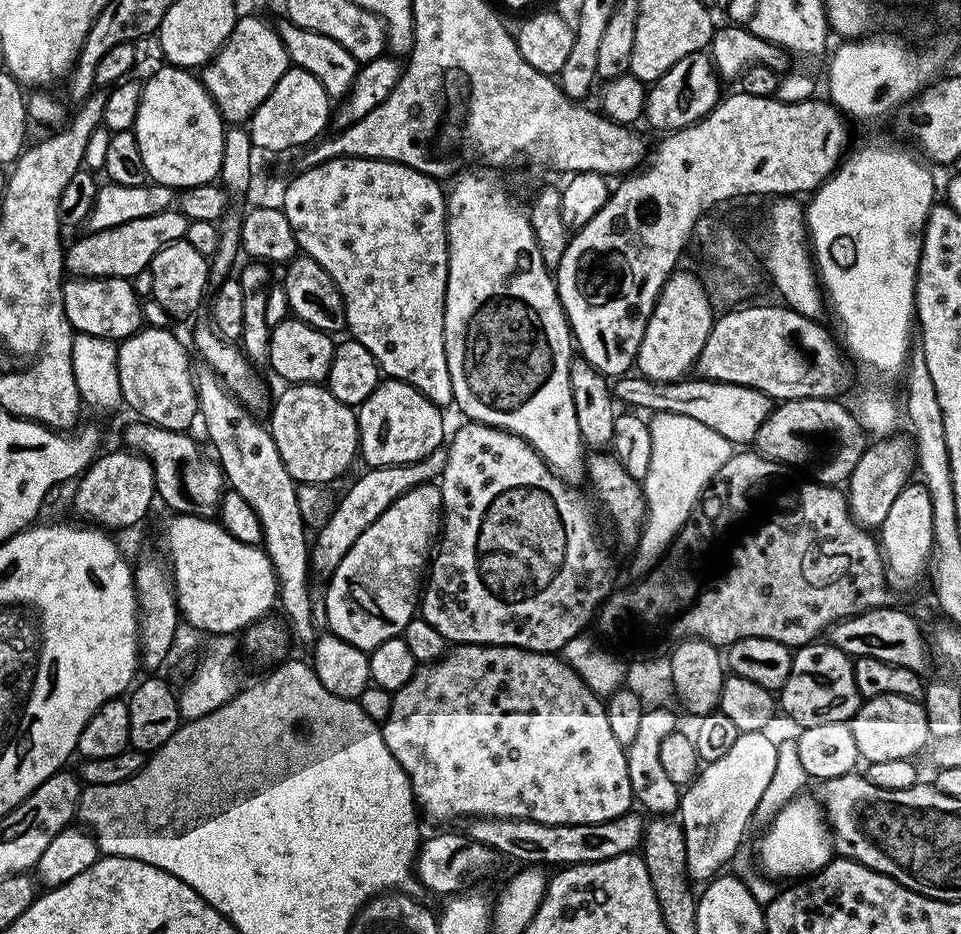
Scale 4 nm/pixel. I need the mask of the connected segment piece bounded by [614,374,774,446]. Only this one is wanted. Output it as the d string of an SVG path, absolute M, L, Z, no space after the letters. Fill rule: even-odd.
M624 374L615 381L614 396L621 405L631 406L636 410L649 408L649 413L669 412L682 414L686 418L694 418L694 422L702 422L702 426L710 426L722 438L726 438L734 446L748 446L753 443L766 418L772 413L774 401L765 392L756 388L747 388L737 384L720 384L717 380L680 378L670 384L649 382L639 374Z

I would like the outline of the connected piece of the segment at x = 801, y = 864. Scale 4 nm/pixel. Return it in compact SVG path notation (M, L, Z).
M797 798L789 800L788 805L772 819L767 825L764 837L760 840L760 864L765 868L767 875L772 878L776 876L796 876L792 878L807 878L814 872L825 868L834 859L834 836L830 831L827 821L819 810L808 800Z

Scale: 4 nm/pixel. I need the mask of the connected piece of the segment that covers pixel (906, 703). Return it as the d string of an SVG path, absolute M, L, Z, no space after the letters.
M869 696L852 715L850 725L857 743L859 759L868 764L890 762L894 758L912 760L915 752L922 751L924 747L927 749L930 744L924 705L920 700L912 700L909 696Z

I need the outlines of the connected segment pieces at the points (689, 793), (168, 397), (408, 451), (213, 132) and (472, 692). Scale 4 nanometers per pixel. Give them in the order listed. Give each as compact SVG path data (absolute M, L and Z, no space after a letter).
M765 731L741 733L728 753L719 760L705 763L696 779L681 793L678 823L686 838L691 881L711 881L735 856L777 766L779 745L768 735Z
M144 326L133 336L119 341L116 350L118 382L124 404L132 407L141 421L166 430L188 432L200 416L196 378L183 342L172 334L166 328Z
M385 379L366 398L358 408L360 422L360 447L358 449L367 467L398 467L400 464L412 464L426 458L432 451L439 449L445 443L444 416L441 405L430 402L413 384L405 380Z
M163 66L142 84L142 98L138 106L135 133L138 150L142 150L142 162L146 162L149 181L164 184L173 190L193 188L199 184L213 183L220 175L223 140L226 121L221 116L210 94L204 88L203 79L196 80L191 71L175 66Z
M457 644L449 647L439 660L417 667L410 682L391 693L390 700L392 705L388 708L388 717L382 720L384 741L386 746L390 746L390 754L394 754L398 766L402 766L410 778L412 799L416 801L417 809L432 820L456 820L459 816L468 816L494 820L533 820L543 824L597 824L610 822L633 811L628 754L625 745L614 738L614 730L610 730L605 701L559 655L497 644Z

